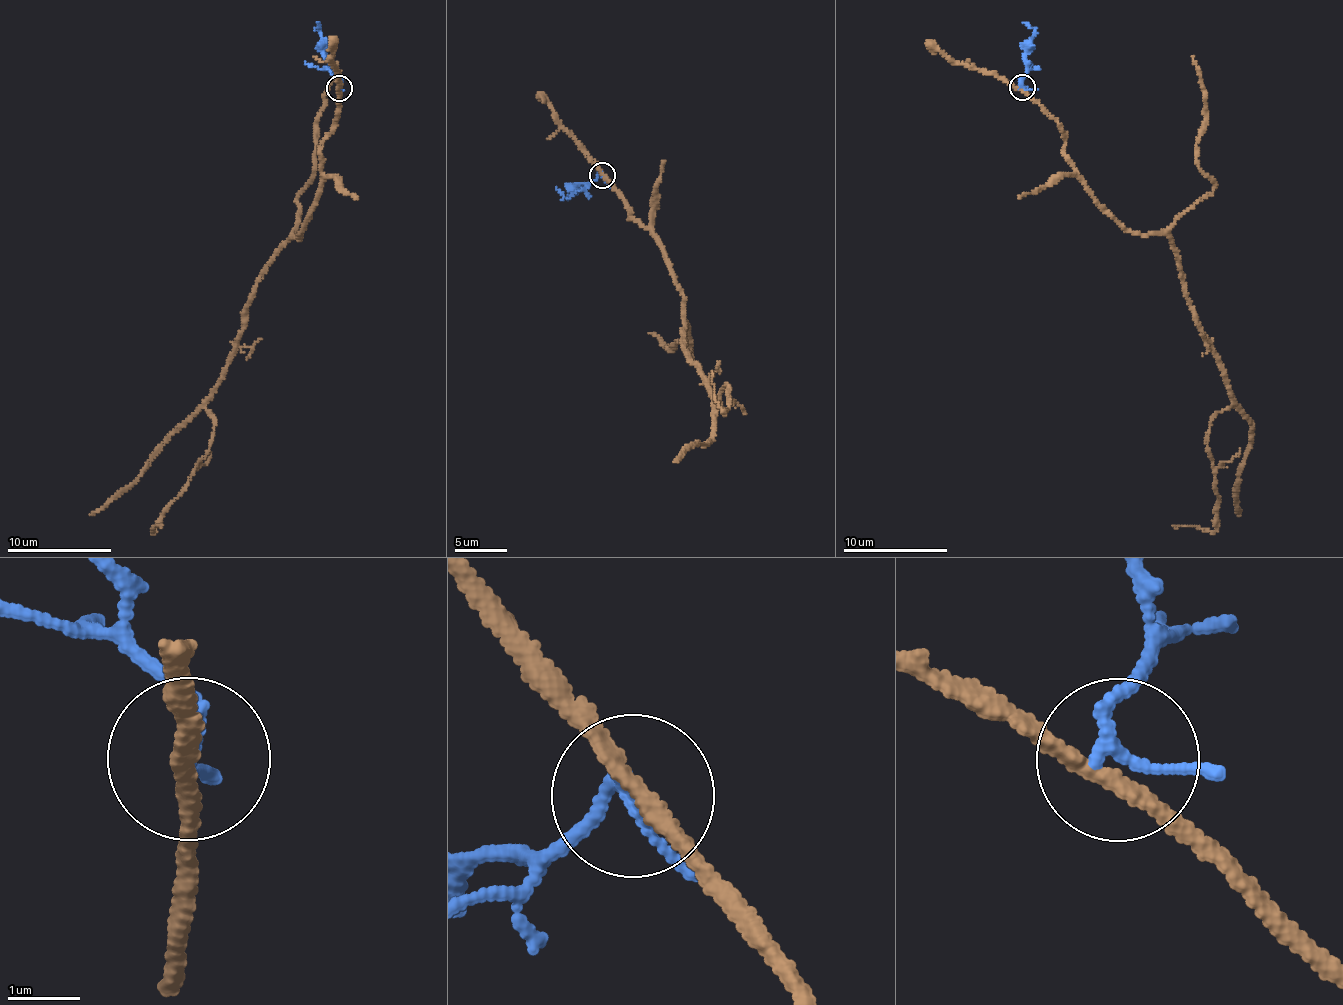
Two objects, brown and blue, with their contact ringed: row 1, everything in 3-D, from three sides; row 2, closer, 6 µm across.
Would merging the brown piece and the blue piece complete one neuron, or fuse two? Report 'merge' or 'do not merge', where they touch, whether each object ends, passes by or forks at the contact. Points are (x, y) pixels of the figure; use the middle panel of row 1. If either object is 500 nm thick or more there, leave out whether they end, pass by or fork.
do not merge; at (602, 175); brown passes by; blue passes by

